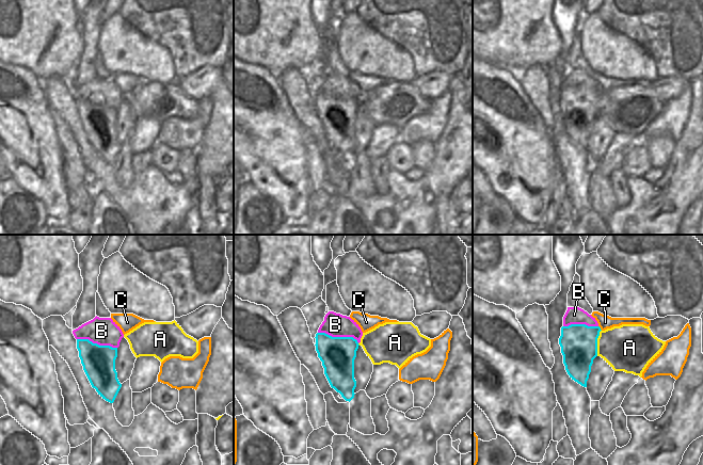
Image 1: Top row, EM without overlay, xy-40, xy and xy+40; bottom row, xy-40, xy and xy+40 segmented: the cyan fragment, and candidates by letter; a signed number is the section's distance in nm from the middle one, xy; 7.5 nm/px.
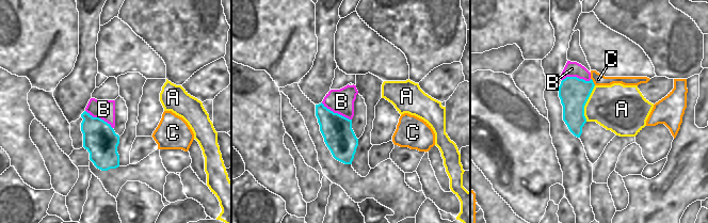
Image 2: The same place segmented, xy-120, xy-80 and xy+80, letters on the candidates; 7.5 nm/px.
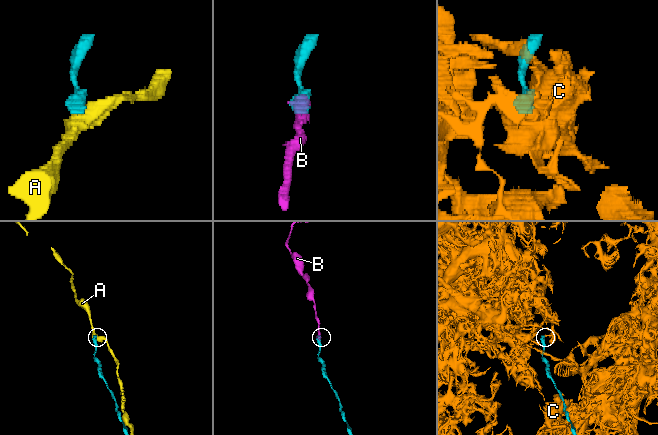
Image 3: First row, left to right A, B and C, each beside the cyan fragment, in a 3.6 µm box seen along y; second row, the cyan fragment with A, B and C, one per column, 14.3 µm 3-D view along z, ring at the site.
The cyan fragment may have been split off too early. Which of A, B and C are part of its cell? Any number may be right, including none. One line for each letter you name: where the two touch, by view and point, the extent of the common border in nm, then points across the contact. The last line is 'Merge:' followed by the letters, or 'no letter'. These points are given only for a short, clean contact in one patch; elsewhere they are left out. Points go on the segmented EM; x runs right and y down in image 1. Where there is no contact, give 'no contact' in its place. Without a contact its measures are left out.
B: contact xy (338, 337); length 320 nm
Merge: B

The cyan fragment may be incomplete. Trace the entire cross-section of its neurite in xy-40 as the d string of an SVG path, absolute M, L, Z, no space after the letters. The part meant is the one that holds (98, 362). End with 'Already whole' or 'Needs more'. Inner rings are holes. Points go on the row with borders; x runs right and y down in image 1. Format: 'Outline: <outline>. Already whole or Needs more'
Outline: M95 317L73 331L83 370L98 395L113 403L122 384L117 379L115 359L124 337L111 318Z. Needs more.

